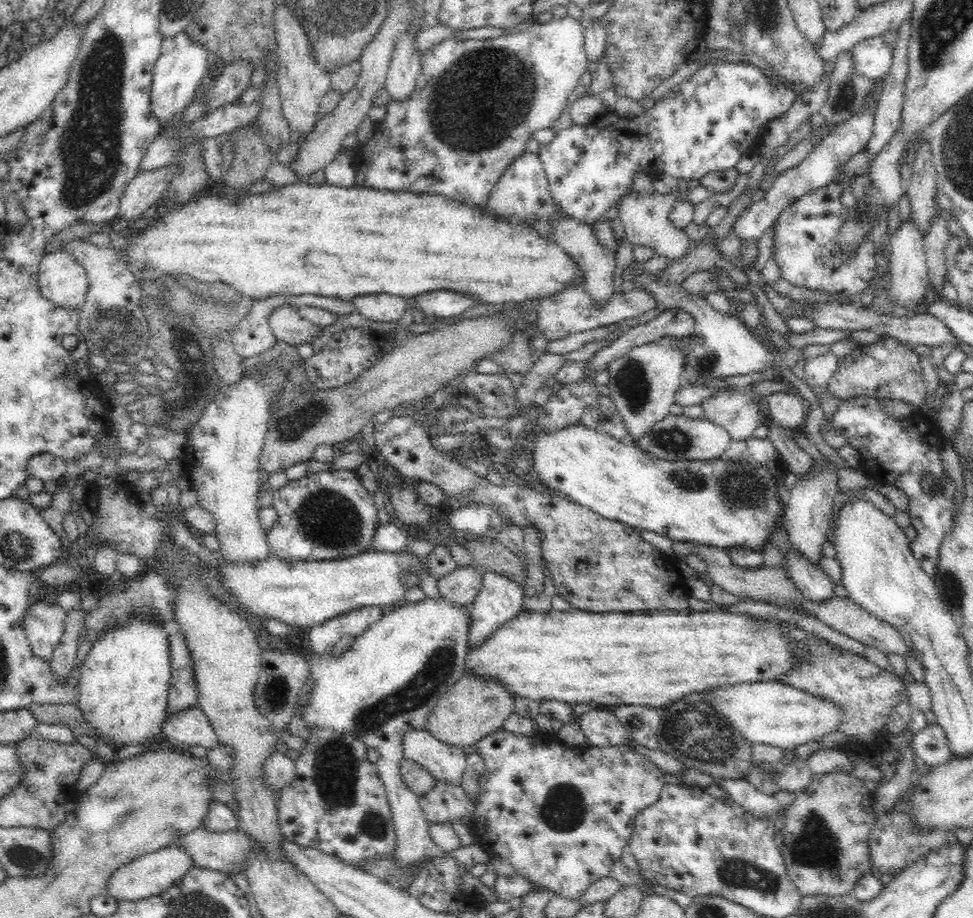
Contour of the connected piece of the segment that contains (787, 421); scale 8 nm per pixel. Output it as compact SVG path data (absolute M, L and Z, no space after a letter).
M789 391L773 392L766 396L770 416L792 432L803 429L808 414L807 402L799 394Z

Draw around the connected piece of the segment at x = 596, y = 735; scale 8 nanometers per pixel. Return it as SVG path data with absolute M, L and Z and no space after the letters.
M592 708L578 716L577 722L586 737L585 743L589 745L629 745L634 740L628 735L618 717L606 710Z

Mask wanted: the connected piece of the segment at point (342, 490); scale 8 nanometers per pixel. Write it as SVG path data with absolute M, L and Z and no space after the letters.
M326 470L295 477L273 492L276 522L267 532L272 555L284 560L342 560L370 551L381 526L375 500L354 470Z

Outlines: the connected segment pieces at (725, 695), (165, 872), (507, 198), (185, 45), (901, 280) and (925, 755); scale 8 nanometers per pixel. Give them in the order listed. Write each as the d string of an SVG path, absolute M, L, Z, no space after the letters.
M780 682L736 684L730 688L712 688L703 693L708 694L706 701L716 707L720 716L730 721L734 732L738 732L752 744L768 744L785 751L795 750L796 746L839 732L844 716L842 705Z
M174 843L165 849L142 854L134 862L130 862L130 864L122 866L118 872L114 872L114 876L110 878L108 894L116 898L117 901L138 901L141 898L158 896L166 892L174 882L184 878L194 867L194 857L186 849L182 849L180 845Z
M523 152L514 158L510 166L506 168L500 180L496 182L494 190L490 193L484 204L483 213L486 216L495 216L498 220L503 218L513 224L532 226L534 222L541 220L553 225L556 216L567 216L560 205L554 201L549 191L548 179L545 175L539 155Z
M184 31L176 34L175 38L163 39L156 64L152 69L152 84L150 91L150 115L160 123L160 126L181 115L186 107L194 100L194 90L204 78L208 68L208 51L204 45L196 45L188 39Z
M912 217L903 220L897 228L893 230L889 238L891 244L891 260L888 267L890 271L890 290L888 295L892 299L896 299L897 305L907 305L911 310L916 309L916 304L920 304L924 300L926 290L931 289L930 280L928 278L927 263L925 260L924 250L924 233L922 229L912 221Z
M930 723L926 728L915 733L911 749L918 763L931 768L942 766L951 758L946 735L938 723Z

